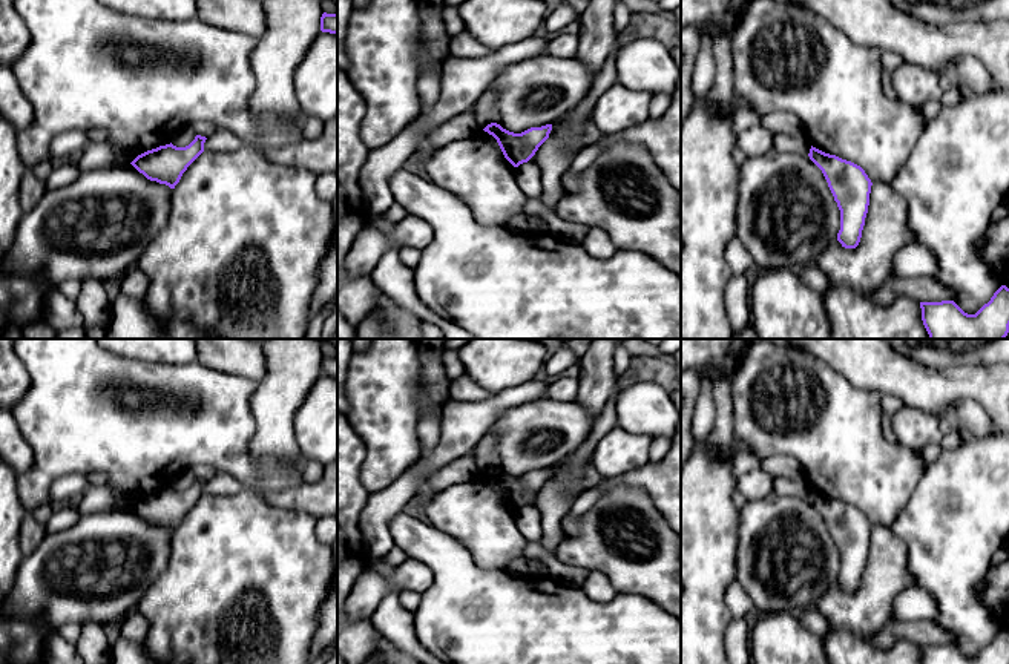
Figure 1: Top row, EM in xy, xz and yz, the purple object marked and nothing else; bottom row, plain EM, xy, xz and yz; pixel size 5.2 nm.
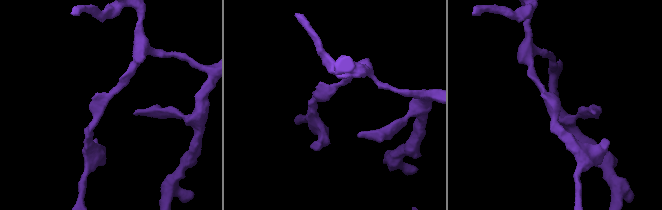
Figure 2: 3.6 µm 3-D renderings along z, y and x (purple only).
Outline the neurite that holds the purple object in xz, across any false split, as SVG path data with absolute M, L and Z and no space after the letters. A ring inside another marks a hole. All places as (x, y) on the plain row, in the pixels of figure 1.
M491 466L483 474L497 483L504 501L514 511L518 511L520 508L528 506L538 491L549 482L552 468L531 471L521 477L514 477L497 466Z

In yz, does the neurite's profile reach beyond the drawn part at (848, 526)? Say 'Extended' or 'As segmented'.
As segmented

